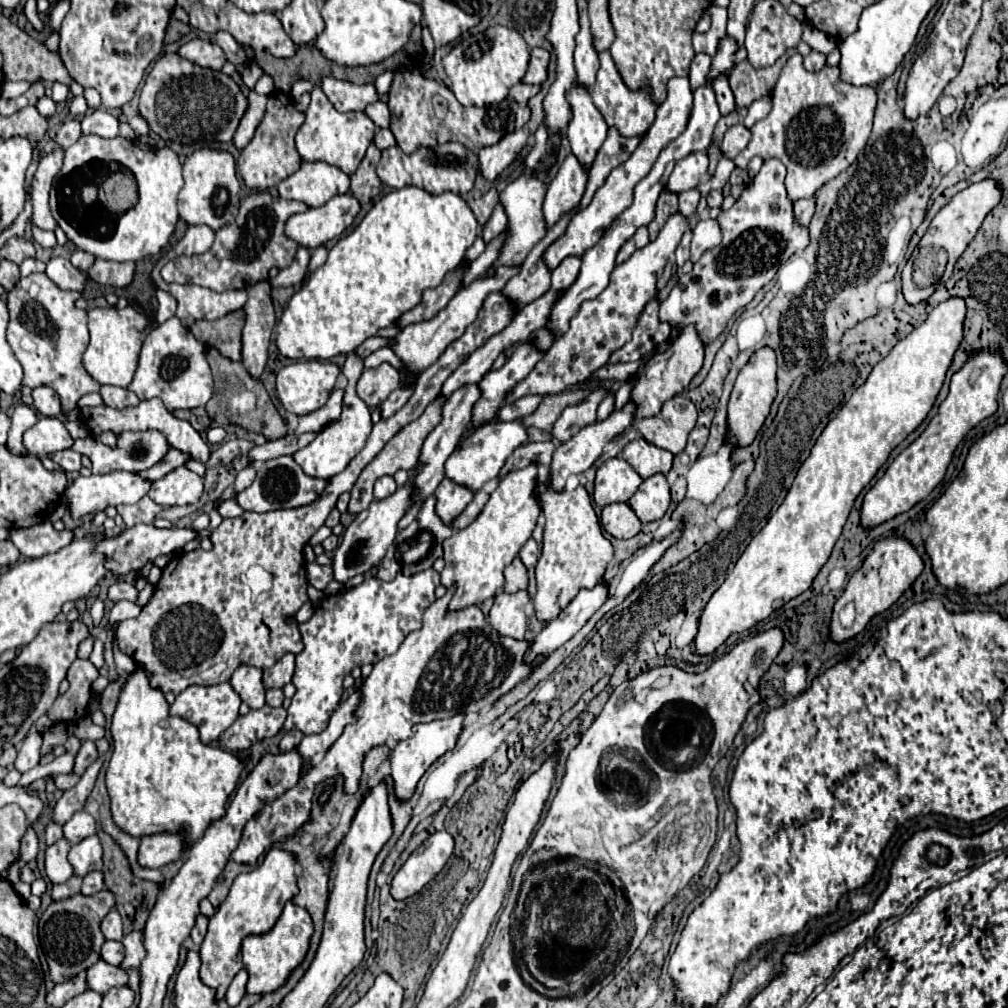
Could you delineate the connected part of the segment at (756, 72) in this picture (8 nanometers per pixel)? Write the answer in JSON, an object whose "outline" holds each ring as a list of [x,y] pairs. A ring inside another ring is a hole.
{"outline":[[[791,51],[785,57],[781,57],[775,65],[765,67],[765,69],[753,69],[751,63],[745,59],[733,71],[729,71],[729,85],[735,95],[737,109],[749,107],[755,99],[765,97],[773,91],[775,81],[779,79],[779,73],[781,73],[785,61],[789,59],[789,55],[791,55]]]}

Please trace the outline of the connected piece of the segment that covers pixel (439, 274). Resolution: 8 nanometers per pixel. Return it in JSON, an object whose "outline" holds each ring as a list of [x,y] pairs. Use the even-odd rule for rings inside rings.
{"outline":[[[403,187],[403,189],[391,191],[389,195],[385,195],[381,201],[377,201],[377,203],[373,205],[373,209],[365,215],[365,219],[363,219],[349,235],[341,237],[341,239],[331,247],[325,265],[317,267],[317,269],[309,275],[307,283],[303,283],[303,287],[291,297],[287,309],[283,311],[283,315],[281,315],[279,323],[277,323],[277,337],[275,337],[275,343],[277,343],[279,351],[281,351],[281,355],[299,361],[299,359],[331,359],[331,357],[335,357],[335,355],[341,355],[341,353],[347,355],[347,353],[355,351],[367,337],[377,335],[379,329],[389,327],[389,325],[391,325],[393,321],[397,321],[405,311],[413,309],[413,307],[421,301],[421,295],[423,295],[425,289],[437,287],[437,285],[443,281],[443,277],[445,277],[449,271],[453,271],[453,269],[463,261],[465,251],[473,245],[475,237],[477,237],[477,219],[475,219],[473,211],[467,207],[467,203],[465,203],[459,195],[455,195],[455,193],[429,195],[427,191],[423,191],[423,189],[419,189],[419,187]]]}

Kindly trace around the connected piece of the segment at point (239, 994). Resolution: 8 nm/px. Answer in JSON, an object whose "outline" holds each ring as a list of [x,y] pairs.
{"outline":[[[241,969],[241,971],[237,973],[237,977],[233,979],[233,983],[229,985],[229,989],[227,989],[227,997],[225,997],[225,1001],[227,1001],[229,1007],[237,1005],[237,1003],[243,999],[243,995],[245,995],[245,987],[247,987],[247,981],[249,981],[249,973],[247,973],[245,969]]]}

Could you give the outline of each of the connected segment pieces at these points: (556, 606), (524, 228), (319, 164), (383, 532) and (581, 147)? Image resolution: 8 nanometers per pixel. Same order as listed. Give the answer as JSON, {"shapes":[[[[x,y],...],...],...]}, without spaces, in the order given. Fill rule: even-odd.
{"shapes":[[[[549,479],[539,481],[539,485],[543,487],[539,491],[539,505],[545,517],[545,531],[543,553],[535,567],[535,615],[539,621],[551,621],[573,601],[579,589],[591,589],[603,581],[605,567],[613,557],[613,545],[603,537],[599,519],[583,485],[573,491],[555,491]]],[[[523,171],[523,175],[519,179],[515,179],[513,183],[509,183],[505,187],[505,191],[501,193],[501,203],[505,207],[507,217],[509,217],[509,223],[507,223],[509,235],[507,235],[505,247],[501,249],[501,255],[499,255],[497,263],[493,263],[493,267],[497,267],[497,265],[521,265],[525,261],[525,255],[535,247],[535,243],[539,243],[545,237],[545,219],[541,213],[545,191],[547,191],[547,181],[535,179],[527,171]]],[[[303,161],[299,171],[279,183],[283,199],[297,199],[309,207],[327,203],[333,195],[349,191],[349,175],[325,161]]],[[[405,485],[405,487],[397,489],[391,497],[387,497],[383,501],[373,501],[369,505],[369,509],[361,511],[355,517],[355,521],[345,529],[341,545],[335,549],[335,557],[333,557],[333,579],[335,581],[347,583],[351,577],[355,577],[359,573],[367,573],[373,565],[377,565],[385,557],[389,545],[395,539],[397,521],[411,507],[409,495],[411,495],[411,489],[409,489],[409,485]]],[[[573,83],[567,91],[567,103],[571,105],[571,121],[567,123],[567,137],[571,151],[581,159],[585,167],[591,167],[599,147],[607,139],[607,123],[601,111],[591,101],[591,95],[585,85]]]]}

